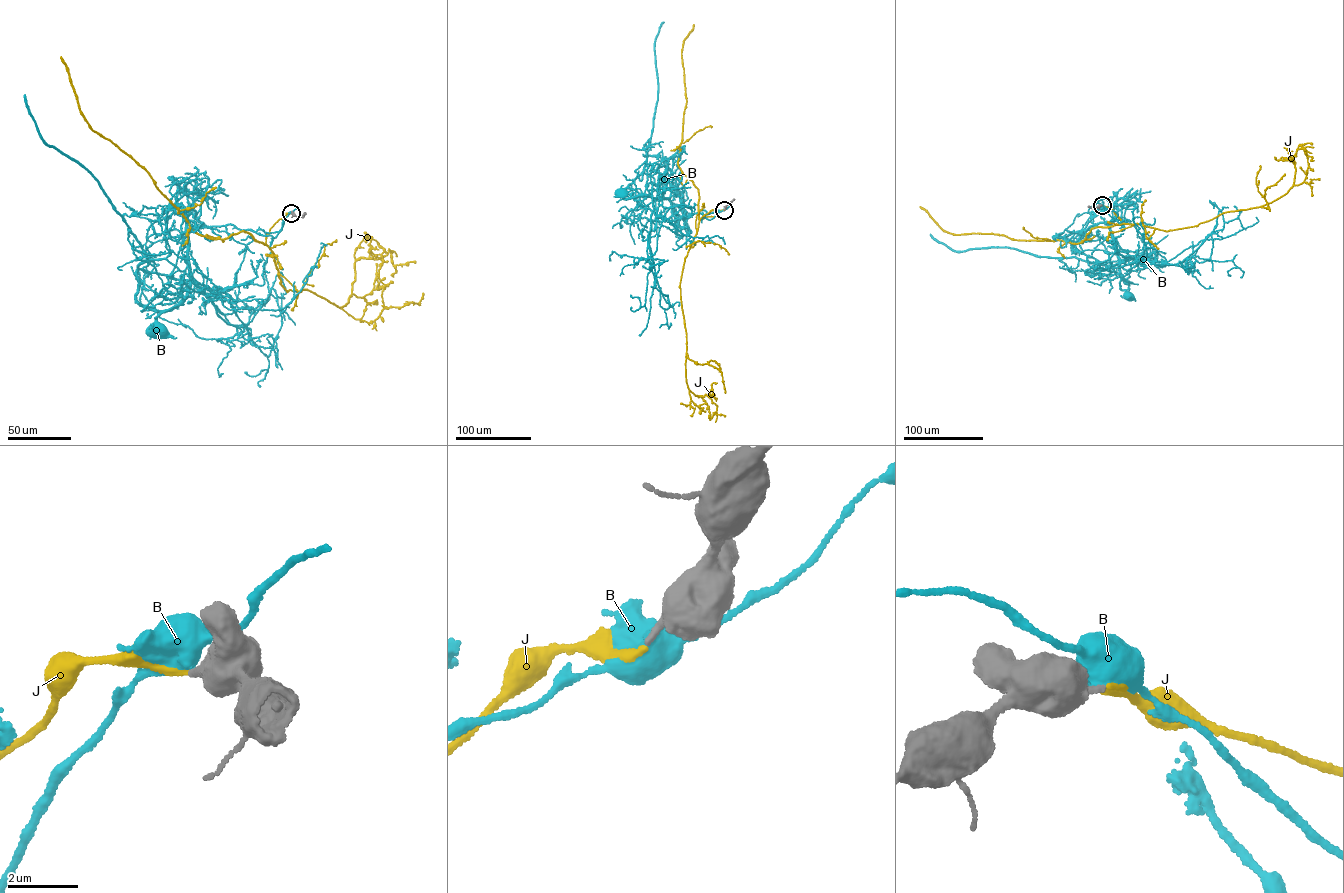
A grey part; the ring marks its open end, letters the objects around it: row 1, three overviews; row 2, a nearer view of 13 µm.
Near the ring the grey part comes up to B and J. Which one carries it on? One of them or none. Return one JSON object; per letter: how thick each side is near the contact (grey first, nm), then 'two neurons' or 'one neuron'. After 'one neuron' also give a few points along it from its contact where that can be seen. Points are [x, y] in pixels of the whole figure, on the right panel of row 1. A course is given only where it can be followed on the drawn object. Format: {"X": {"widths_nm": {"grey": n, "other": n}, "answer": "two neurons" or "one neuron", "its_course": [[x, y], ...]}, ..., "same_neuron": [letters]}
{"B": {"widths_nm": {"grey": 320, "other": 480}, "answer": "two neurons"}, "J": {"widths_nm": {"grey": 220, "other": 180}, "answer": "one neuron", "its_course": [[1102, 205], [1121, 223], [1198, 225], [1285, 194], [1290, 161], [1304, 150]]}, "same_neuron": ["J"]}

